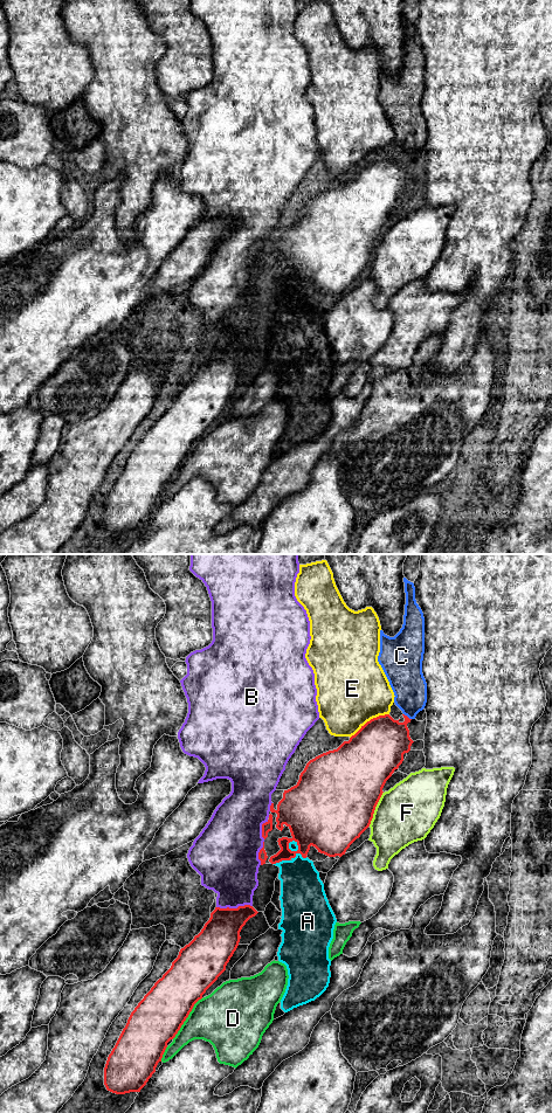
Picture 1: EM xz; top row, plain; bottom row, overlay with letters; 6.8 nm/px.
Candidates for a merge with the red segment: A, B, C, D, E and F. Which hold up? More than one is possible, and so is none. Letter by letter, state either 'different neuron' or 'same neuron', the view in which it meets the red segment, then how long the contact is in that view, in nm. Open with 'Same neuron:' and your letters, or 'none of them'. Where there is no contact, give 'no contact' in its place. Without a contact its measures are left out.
Same neuron: none of them
A: different neuron; contact in xz; length 240 nm
B: different neuron; contact in xz; length 240 nm
C: different neuron; contact in xz; length 70 nm
D: different neuron; contact in xz; length 360 nm
E: different neuron; contact in xz; length 320 nm
F: different neuron; contact in xz; length 260 nm

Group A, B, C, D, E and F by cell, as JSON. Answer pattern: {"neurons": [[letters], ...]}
{"neurons": [["A", "B"], ["C", "E"], ["D"], ["F"]]}

